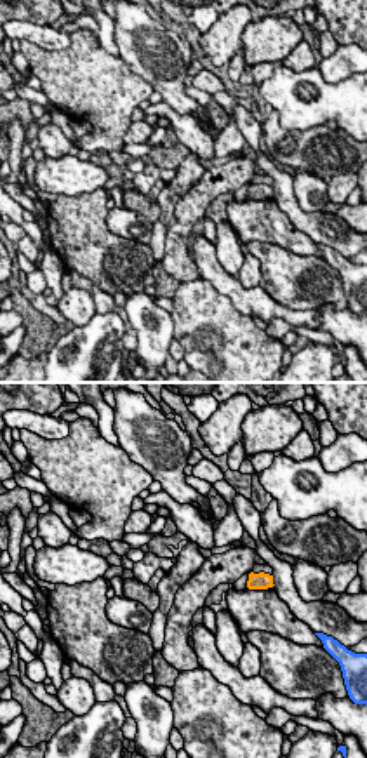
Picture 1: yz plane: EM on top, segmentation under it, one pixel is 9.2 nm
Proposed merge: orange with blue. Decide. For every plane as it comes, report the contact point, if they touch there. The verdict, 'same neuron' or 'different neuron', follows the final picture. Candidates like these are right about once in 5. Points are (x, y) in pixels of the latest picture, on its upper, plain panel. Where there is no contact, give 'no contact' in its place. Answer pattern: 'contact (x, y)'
no contact

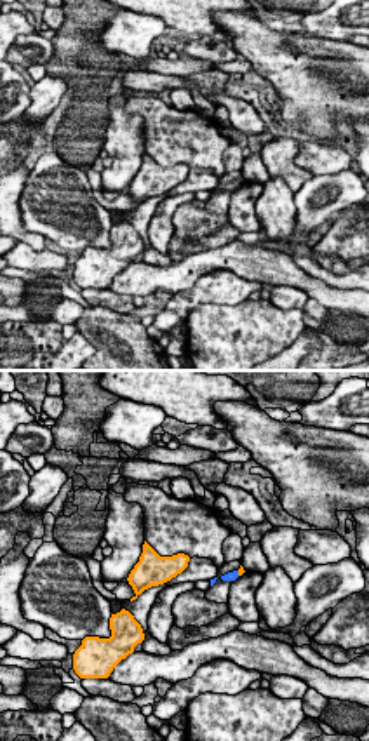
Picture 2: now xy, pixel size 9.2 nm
contact (239, 183)

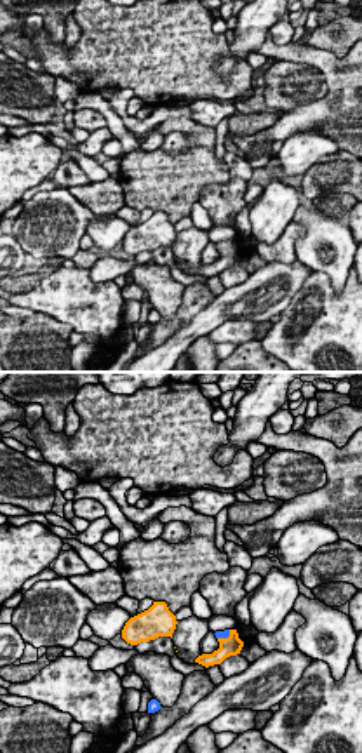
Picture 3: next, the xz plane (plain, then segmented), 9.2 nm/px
contact (225, 249)

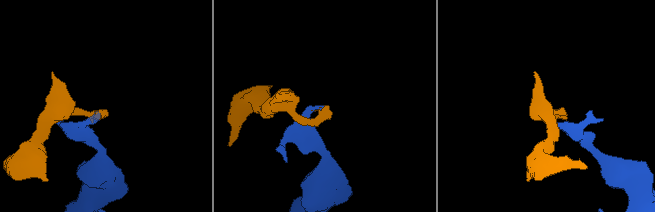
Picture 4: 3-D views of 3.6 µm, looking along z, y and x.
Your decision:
same neuron

